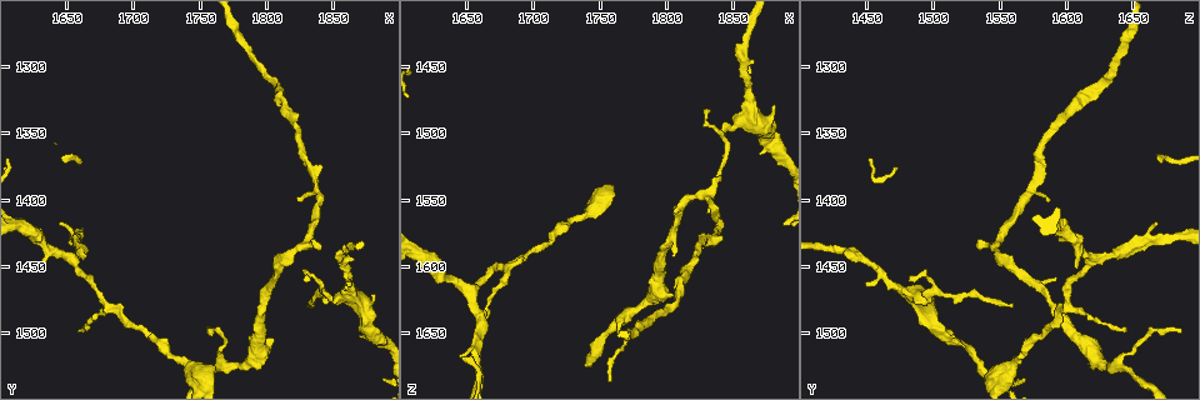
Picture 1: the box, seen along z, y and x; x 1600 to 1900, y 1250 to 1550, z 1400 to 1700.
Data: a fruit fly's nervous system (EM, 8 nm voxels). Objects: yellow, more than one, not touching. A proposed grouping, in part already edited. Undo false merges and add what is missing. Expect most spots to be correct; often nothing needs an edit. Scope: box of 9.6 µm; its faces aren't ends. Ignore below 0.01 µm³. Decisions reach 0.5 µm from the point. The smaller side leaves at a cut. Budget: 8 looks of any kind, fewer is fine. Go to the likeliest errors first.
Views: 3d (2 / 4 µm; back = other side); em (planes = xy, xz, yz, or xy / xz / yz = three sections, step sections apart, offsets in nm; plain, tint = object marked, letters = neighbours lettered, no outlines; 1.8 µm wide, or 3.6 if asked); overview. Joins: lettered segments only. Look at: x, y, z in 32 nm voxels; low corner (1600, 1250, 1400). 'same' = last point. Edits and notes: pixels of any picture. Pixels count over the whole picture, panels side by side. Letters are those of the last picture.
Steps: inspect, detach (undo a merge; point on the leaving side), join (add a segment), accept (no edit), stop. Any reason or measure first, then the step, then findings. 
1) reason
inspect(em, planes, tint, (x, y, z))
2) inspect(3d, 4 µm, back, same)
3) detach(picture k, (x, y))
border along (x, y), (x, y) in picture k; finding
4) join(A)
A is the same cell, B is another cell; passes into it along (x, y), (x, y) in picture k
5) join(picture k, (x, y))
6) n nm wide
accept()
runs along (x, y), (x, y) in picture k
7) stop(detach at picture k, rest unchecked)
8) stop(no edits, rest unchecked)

free end
inspect(em, planes, letters, (1840, 1436, 1534))

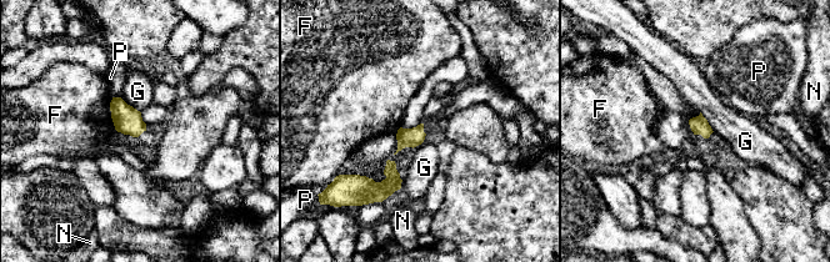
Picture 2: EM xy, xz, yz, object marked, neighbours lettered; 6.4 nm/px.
F touches over 220 nm
accept()
F, G, N and P are other cells; border along (700, 111), (714, 131) in picture 2; no lettered segment goes on from it

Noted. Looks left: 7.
branch stops here
inspect(em, planes, letters, (1862, 1464, 1448))

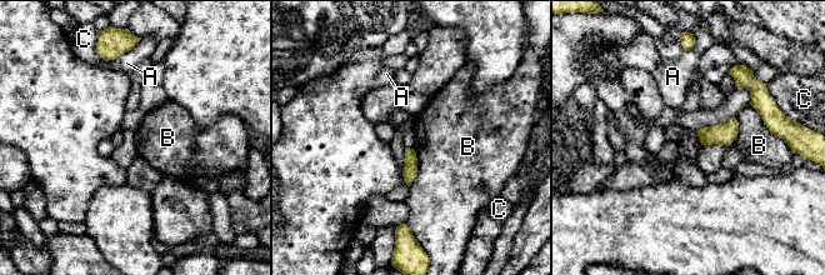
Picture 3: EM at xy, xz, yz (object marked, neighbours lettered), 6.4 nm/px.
accept()
A, B and C are other cells; none of them fits

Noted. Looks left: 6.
an open end
inspect(3d, 4 µm, (1644, 1420, 1670))

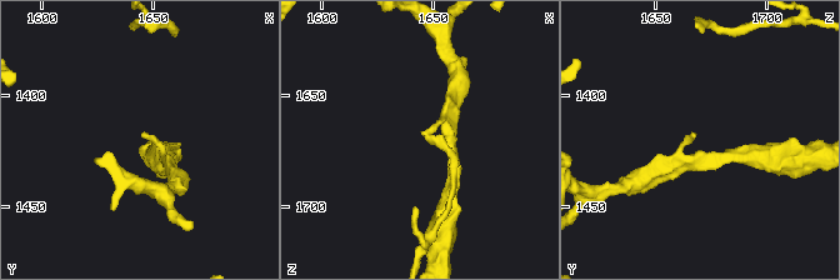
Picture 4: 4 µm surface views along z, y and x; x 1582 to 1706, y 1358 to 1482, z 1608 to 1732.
now the EM
inspect(em, xz, step 8, letters, (1645, 1418, 1668))

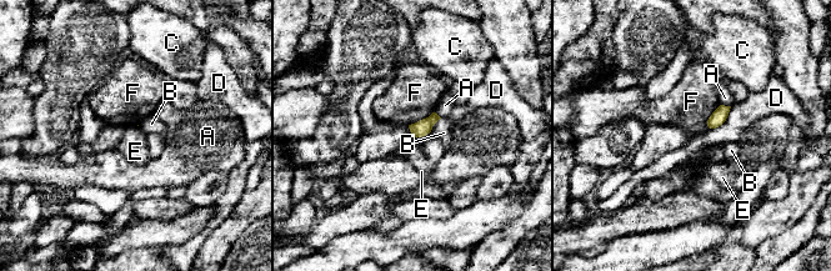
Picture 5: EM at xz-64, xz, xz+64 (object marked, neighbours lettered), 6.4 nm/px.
another direction
inspect(em, planes, letters, same)

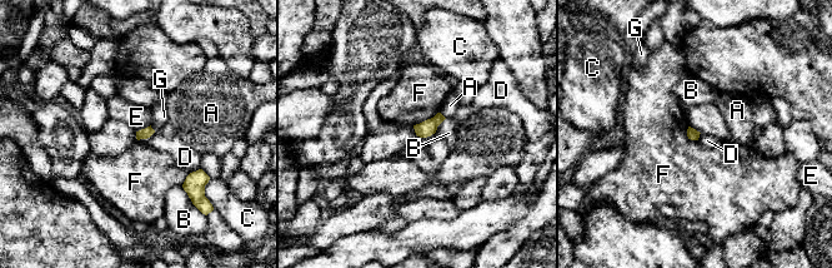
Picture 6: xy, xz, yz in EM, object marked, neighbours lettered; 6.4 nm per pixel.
accept()
A, B, C, D, E, F and G are other cells; border along (436, 132), (426, 137), (417, 137) in picture 6; no lettered segment goes on from it

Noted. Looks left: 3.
stop(no edits, rest unchecked)

